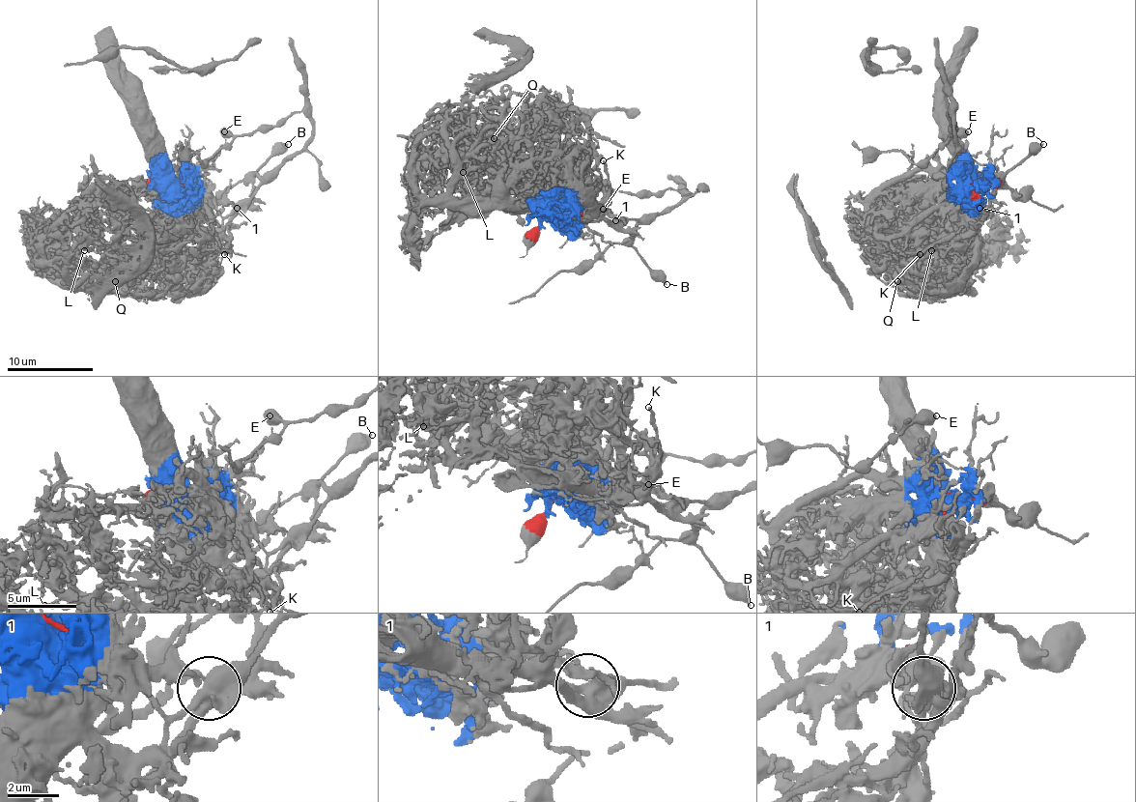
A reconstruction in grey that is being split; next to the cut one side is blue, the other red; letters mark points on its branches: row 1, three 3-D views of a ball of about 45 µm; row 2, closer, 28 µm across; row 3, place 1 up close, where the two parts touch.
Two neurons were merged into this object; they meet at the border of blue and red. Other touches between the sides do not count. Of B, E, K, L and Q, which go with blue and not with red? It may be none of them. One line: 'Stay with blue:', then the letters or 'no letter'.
Stay with blue: K, L, Q

